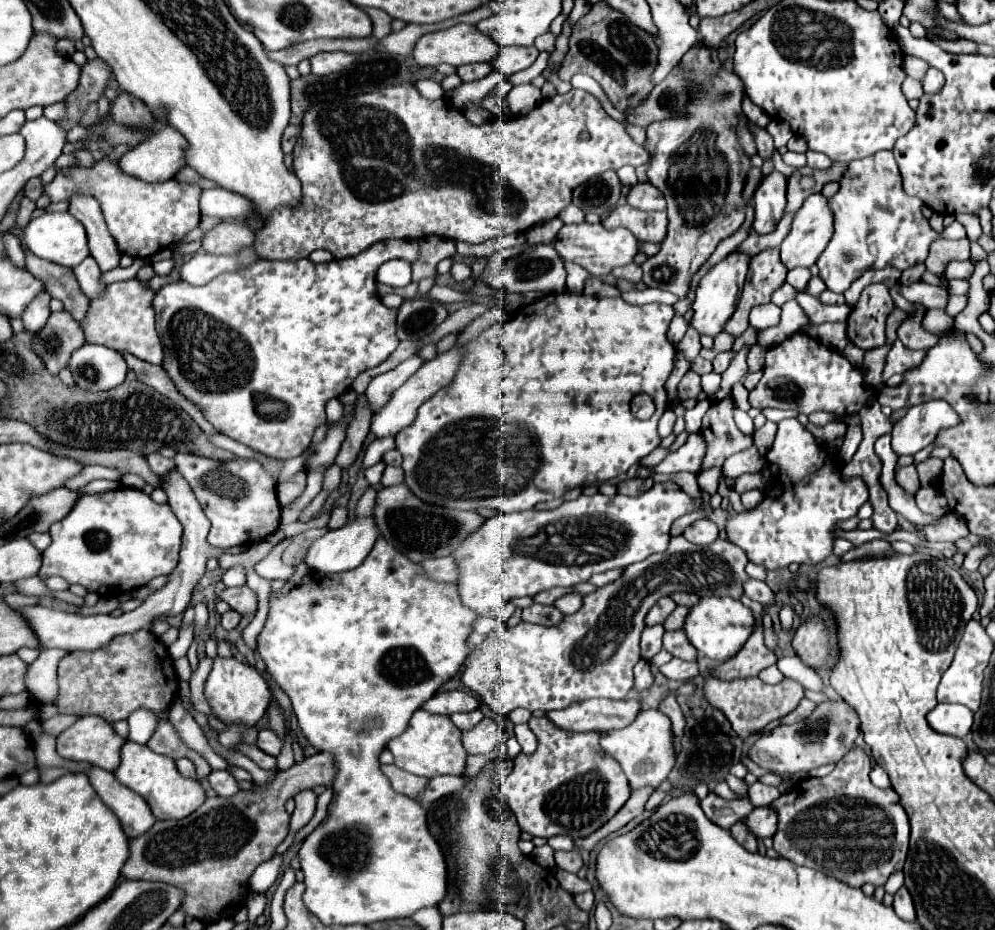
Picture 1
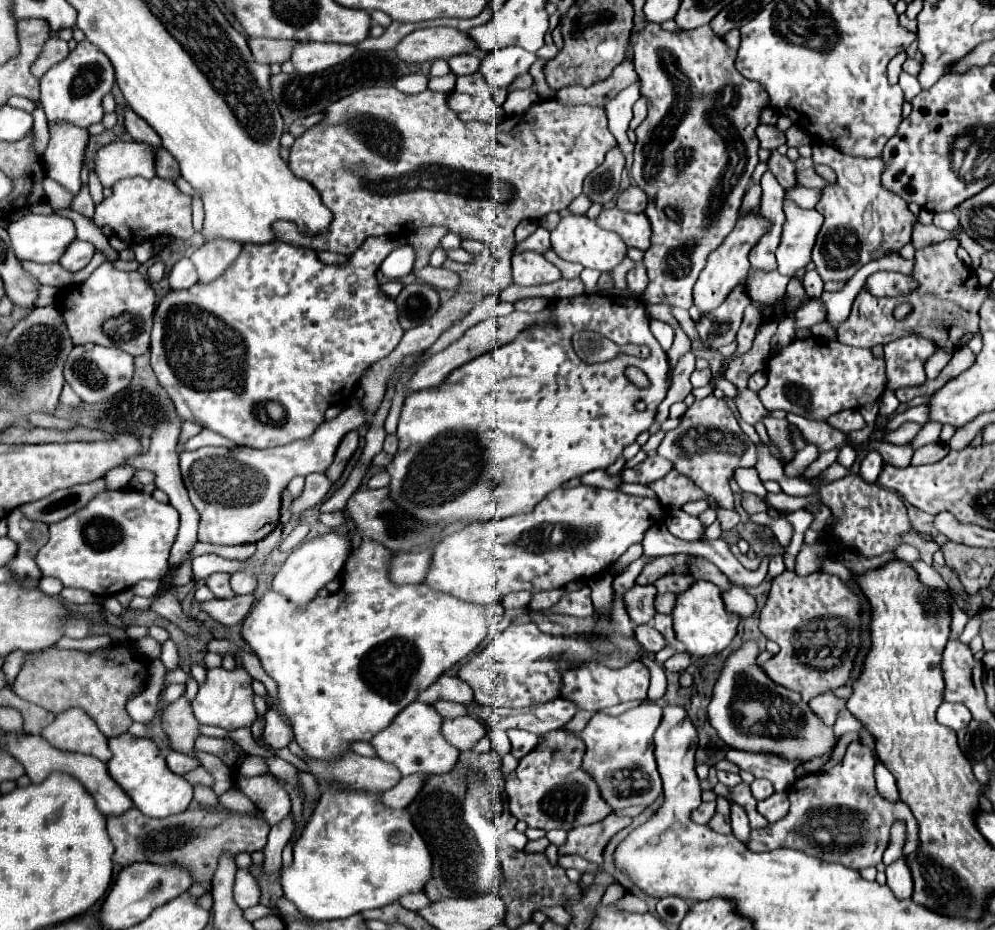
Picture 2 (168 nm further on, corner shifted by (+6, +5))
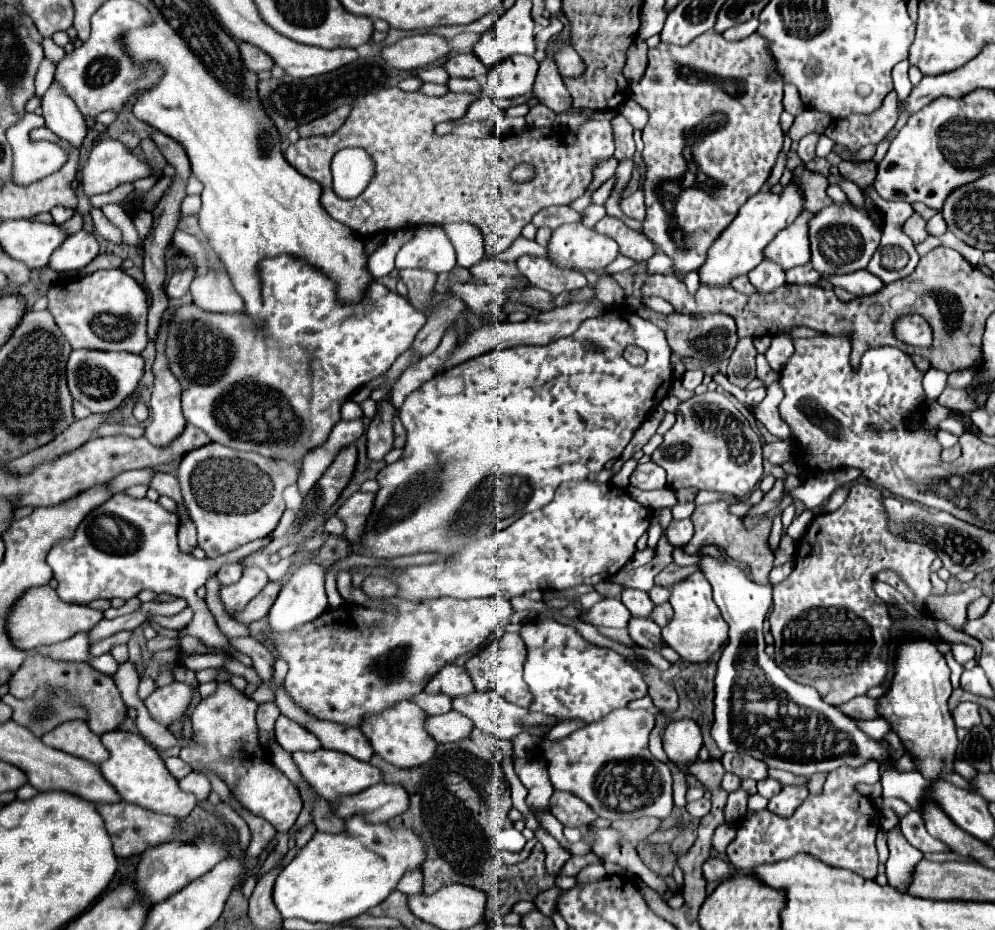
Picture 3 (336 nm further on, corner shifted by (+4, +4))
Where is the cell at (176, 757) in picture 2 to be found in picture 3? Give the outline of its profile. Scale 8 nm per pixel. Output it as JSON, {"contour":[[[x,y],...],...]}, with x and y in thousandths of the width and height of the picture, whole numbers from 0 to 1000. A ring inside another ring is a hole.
{"contour":[[[178,813],[168,815],[168,817],[166,817],[166,822],[168,822],[170,830],[172,830],[178,839],[182,839],[184,834],[188,834],[188,832],[192,830],[192,824],[188,824],[188,822],[186,822],[182,815],[178,815]]]}

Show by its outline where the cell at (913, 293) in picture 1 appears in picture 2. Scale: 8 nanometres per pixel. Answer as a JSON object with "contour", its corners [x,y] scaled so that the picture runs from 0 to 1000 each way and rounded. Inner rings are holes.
{"contour":[[[877,294],[869,302],[869,311],[879,319],[902,319],[920,311],[922,304],[914,296],[902,294]]]}

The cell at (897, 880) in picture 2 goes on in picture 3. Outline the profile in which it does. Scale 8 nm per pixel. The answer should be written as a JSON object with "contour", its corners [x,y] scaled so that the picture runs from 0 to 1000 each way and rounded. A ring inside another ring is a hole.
{"contour":[[[899,892],[893,895],[891,908],[893,908],[893,925],[889,929],[891,946],[897,955],[912,959],[912,955],[918,946],[918,935],[924,929],[924,925],[928,923],[928,918]]]}

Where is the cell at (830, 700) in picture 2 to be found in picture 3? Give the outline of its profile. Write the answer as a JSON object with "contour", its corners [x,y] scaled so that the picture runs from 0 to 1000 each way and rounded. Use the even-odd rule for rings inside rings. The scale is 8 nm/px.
{"contour":[[[859,748],[859,753],[853,753],[851,757],[843,757],[841,761],[855,770],[857,774],[877,774],[881,772],[881,763],[879,763],[879,751],[873,748]]]}

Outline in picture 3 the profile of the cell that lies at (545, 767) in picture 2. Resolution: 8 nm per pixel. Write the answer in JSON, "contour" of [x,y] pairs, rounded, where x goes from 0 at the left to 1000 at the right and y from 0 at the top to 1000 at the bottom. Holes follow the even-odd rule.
{"contour":[[[558,849],[552,860],[552,873],[566,888],[572,888],[572,890],[584,890],[602,880],[602,877],[598,877],[598,873],[594,873],[590,862],[582,860],[574,852],[562,852],[562,849]]]}

